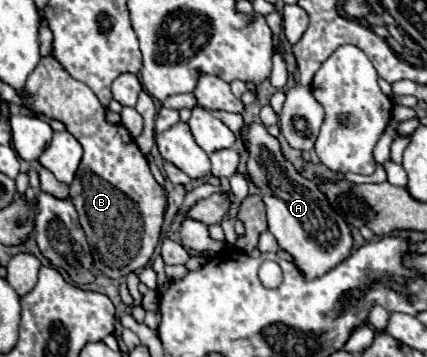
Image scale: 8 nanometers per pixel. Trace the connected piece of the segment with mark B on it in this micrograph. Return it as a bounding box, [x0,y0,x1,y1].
[21,57,167,279]

